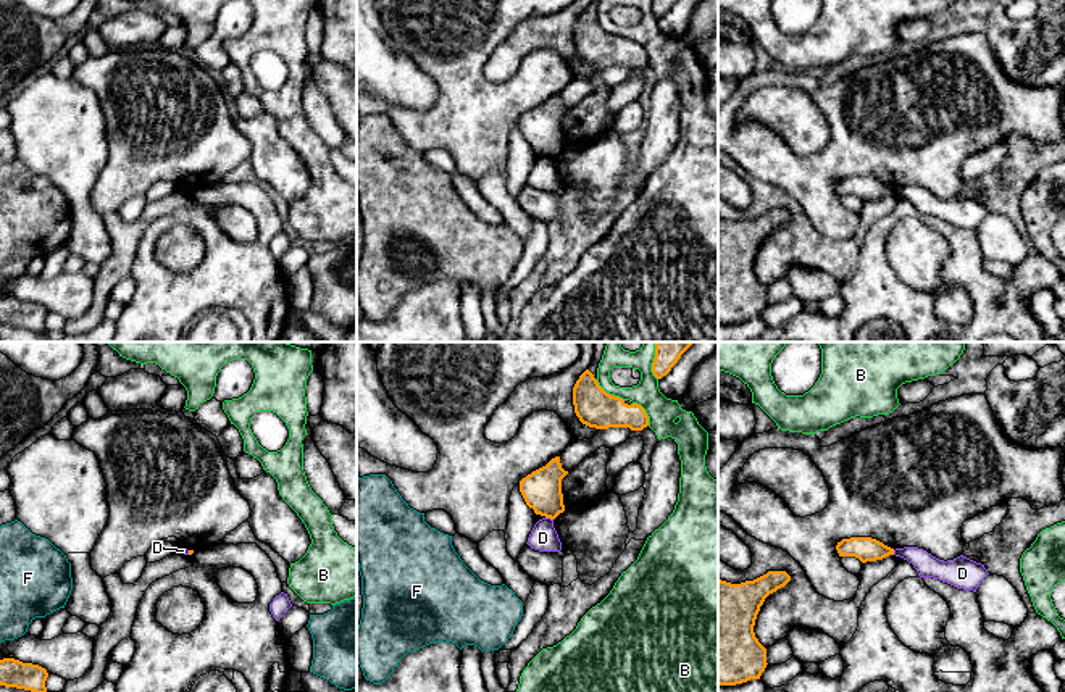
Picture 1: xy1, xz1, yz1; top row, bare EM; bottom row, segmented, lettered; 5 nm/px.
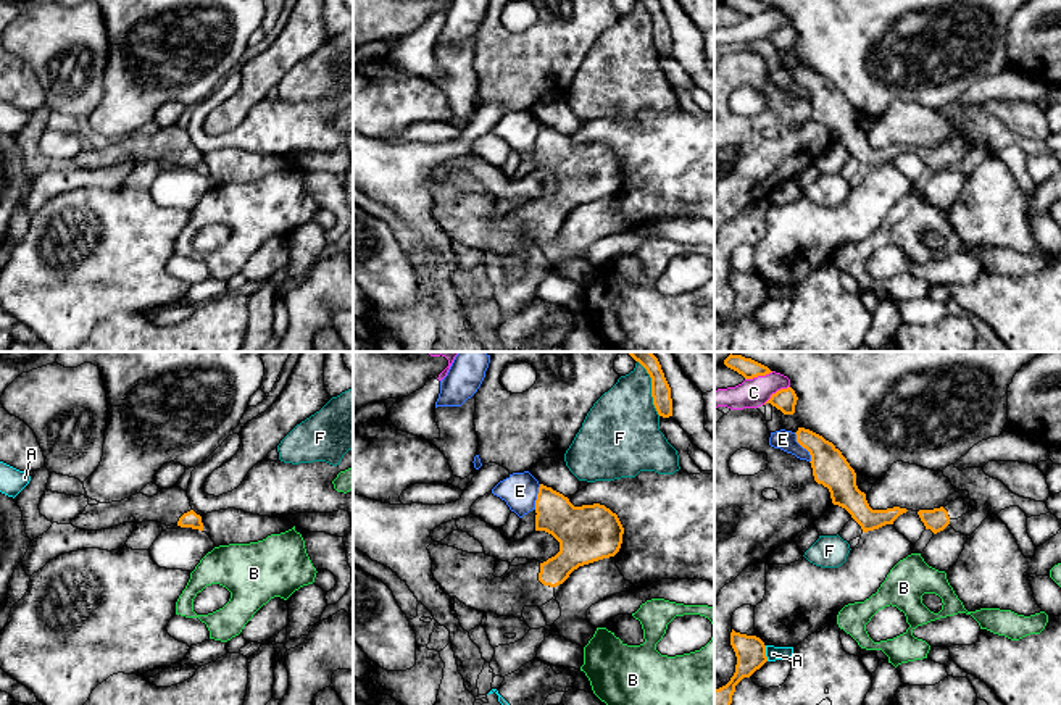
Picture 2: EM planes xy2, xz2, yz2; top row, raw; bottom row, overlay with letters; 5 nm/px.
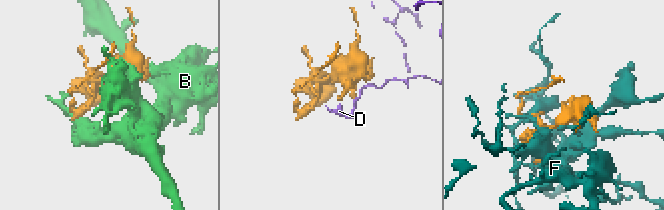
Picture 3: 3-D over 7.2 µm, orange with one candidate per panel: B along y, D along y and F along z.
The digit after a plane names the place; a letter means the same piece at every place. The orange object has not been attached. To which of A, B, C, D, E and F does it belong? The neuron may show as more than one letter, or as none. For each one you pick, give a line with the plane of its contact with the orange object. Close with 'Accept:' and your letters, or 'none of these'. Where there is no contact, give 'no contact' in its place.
Accept: none of these

